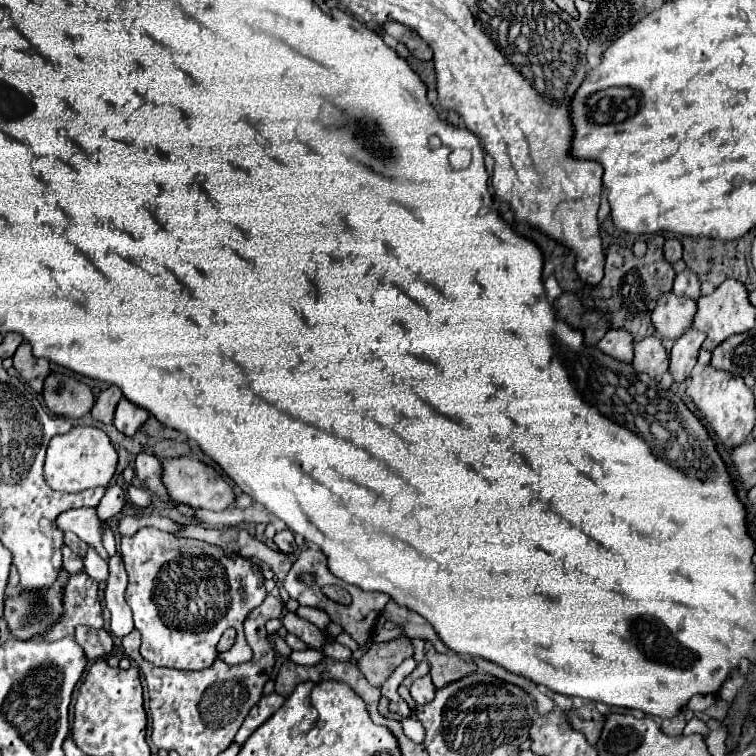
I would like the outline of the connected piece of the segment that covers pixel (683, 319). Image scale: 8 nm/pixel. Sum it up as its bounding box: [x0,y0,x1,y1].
[651,292,697,338]

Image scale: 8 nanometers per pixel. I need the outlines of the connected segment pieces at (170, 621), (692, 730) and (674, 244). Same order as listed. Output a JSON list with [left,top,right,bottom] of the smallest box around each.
[[121,528,267,670],[683,718,709,738],[665,238,683,264]]

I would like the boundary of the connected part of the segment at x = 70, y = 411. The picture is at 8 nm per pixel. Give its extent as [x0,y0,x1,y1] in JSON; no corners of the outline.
[43,374,95,418]

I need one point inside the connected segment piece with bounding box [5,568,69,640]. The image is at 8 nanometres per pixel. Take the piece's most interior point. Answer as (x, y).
(29, 614)

